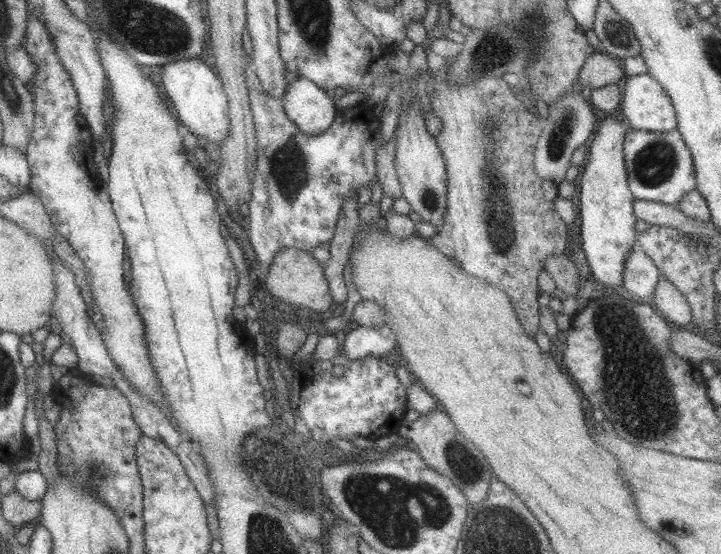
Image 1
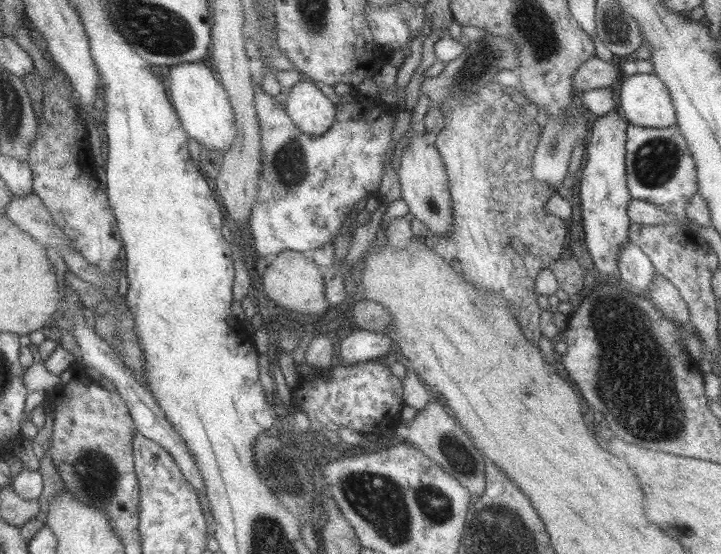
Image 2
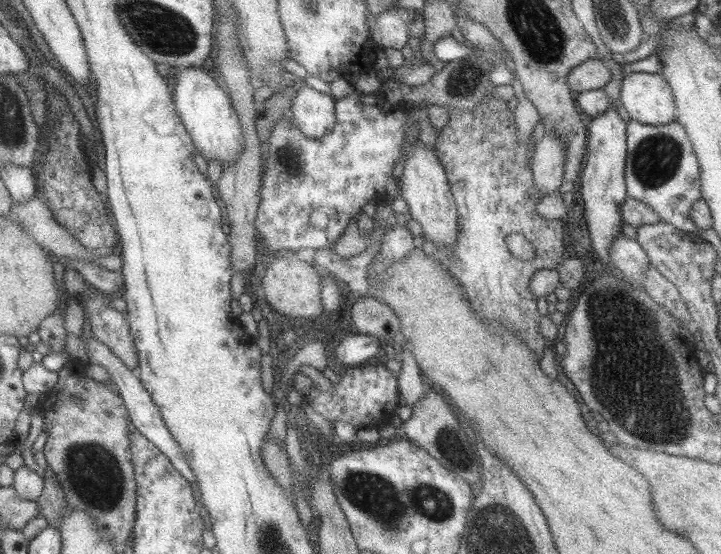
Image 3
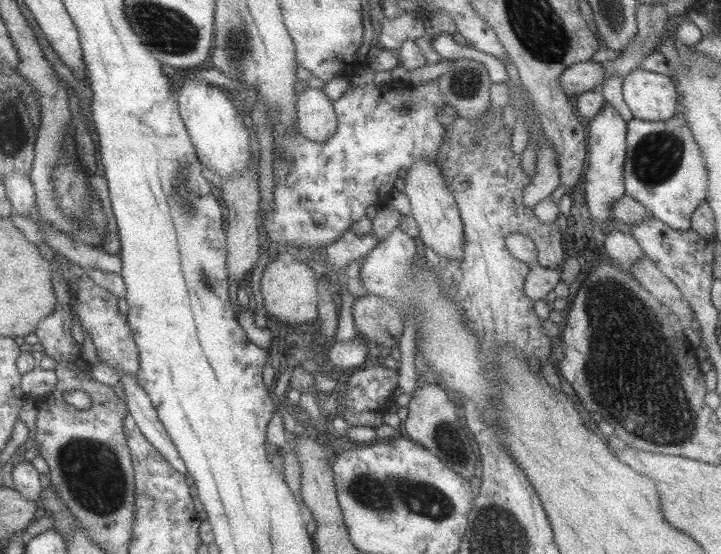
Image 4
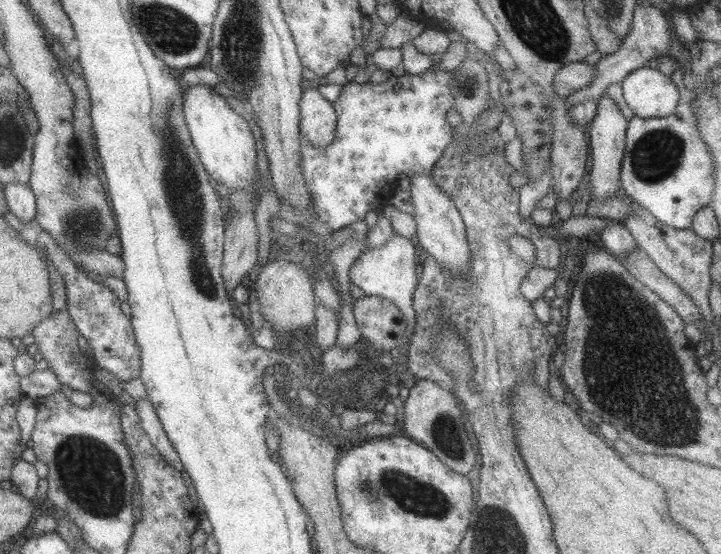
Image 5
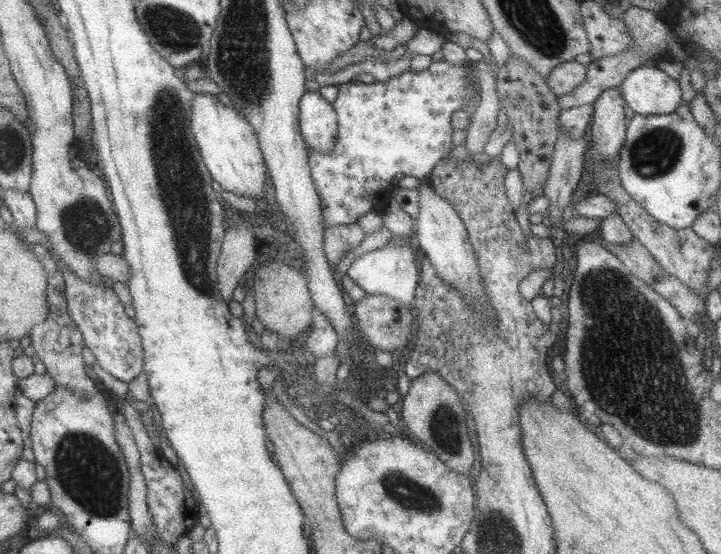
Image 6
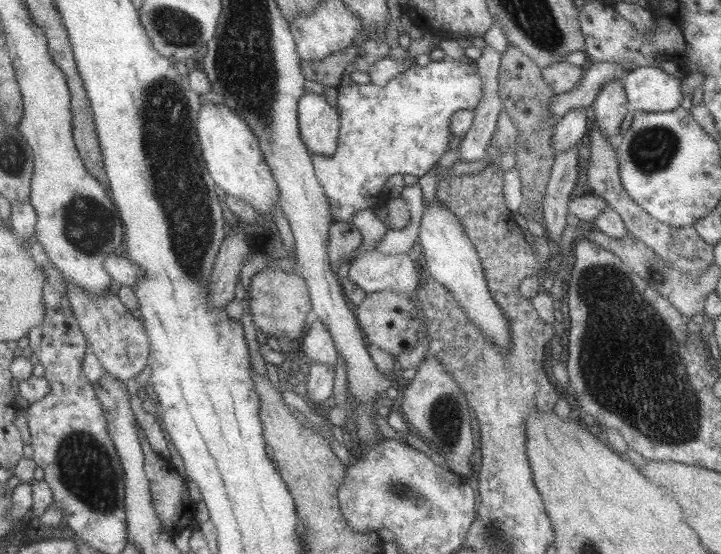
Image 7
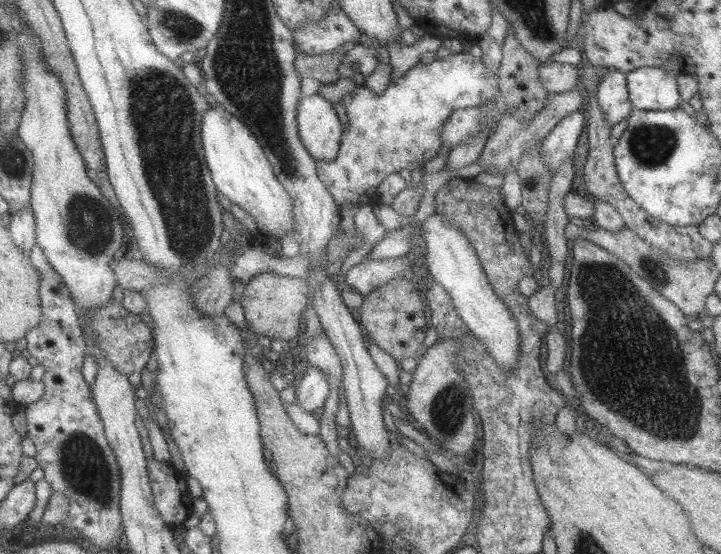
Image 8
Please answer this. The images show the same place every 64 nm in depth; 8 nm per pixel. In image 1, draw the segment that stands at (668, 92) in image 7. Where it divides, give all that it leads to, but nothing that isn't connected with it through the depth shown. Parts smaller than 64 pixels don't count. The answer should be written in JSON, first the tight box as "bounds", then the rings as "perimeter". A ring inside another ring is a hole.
{"bounds":[618,73,677,133],"perimeter":[[[647,73],[625,77],[621,88],[618,113],[627,118],[630,129],[659,133],[677,128],[675,112],[665,90]]]}

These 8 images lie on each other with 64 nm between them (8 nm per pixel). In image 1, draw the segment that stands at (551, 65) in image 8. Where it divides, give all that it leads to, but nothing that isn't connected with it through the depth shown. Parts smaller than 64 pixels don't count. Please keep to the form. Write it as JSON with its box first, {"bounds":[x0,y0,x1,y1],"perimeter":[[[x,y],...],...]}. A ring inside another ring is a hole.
{"bounds":[577,51,625,90],"perimeter":[[[595,51],[585,59],[577,78],[578,85],[584,90],[602,88],[619,84],[625,78],[621,61],[609,54]]]}

